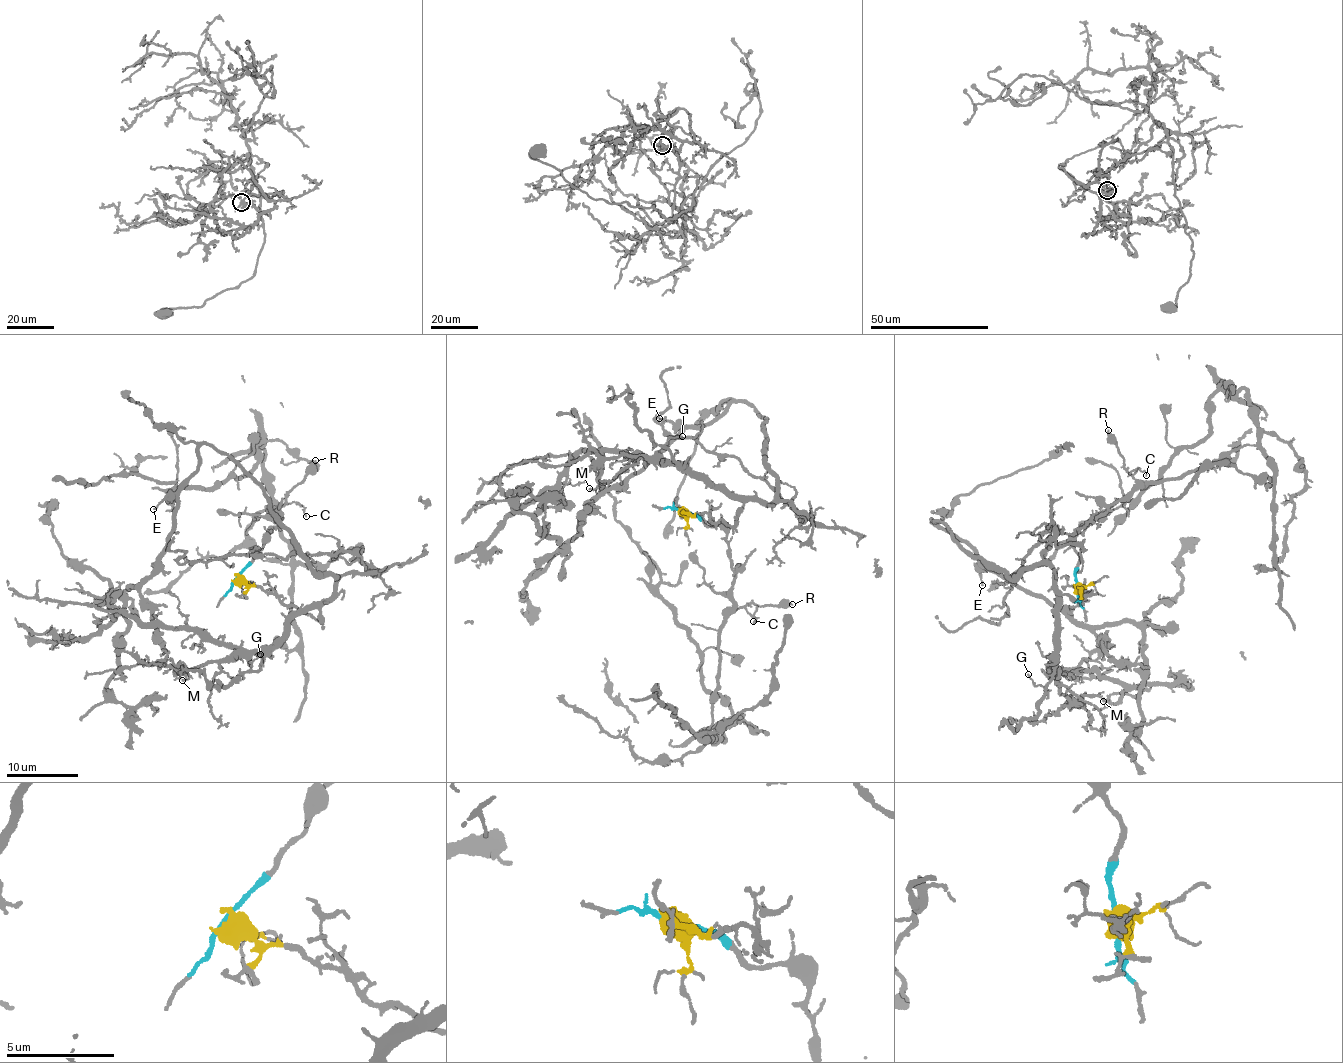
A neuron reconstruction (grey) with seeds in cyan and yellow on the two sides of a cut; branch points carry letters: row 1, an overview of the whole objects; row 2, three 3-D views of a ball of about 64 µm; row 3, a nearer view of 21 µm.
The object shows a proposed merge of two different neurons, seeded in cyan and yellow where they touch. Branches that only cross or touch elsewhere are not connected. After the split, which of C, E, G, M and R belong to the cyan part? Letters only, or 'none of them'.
C, R

